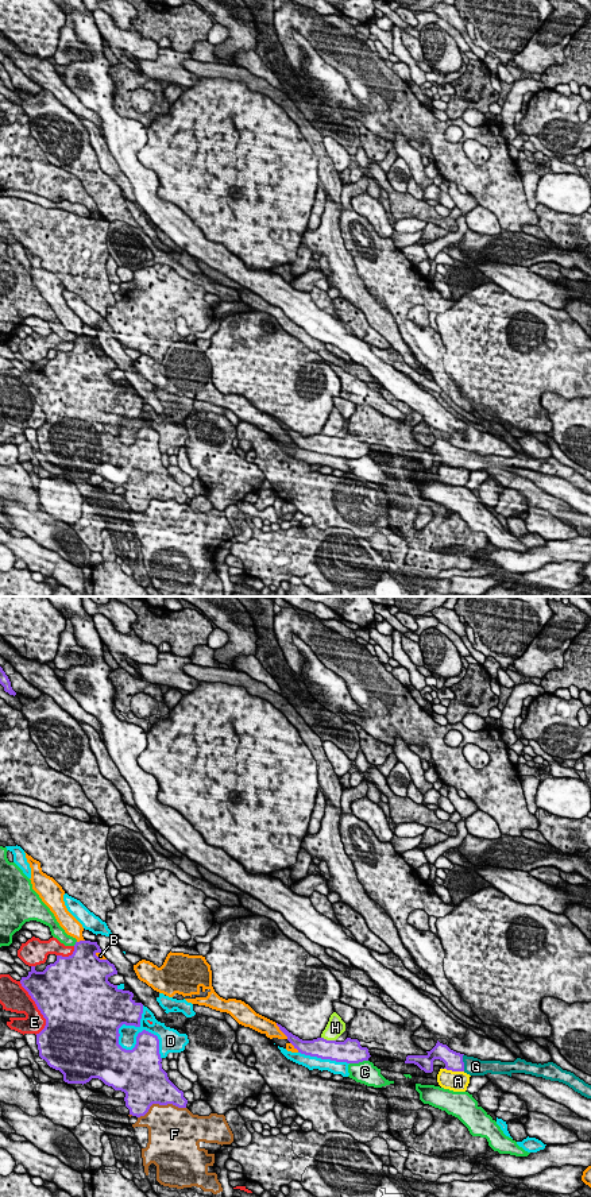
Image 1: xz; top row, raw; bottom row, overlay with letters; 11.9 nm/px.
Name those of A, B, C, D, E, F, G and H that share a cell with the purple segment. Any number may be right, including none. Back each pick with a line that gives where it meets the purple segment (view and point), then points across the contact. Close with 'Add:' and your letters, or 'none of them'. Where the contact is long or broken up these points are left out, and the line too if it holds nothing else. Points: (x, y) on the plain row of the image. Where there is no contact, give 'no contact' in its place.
G: meets purple in xz at (463, 458); runs through xz (454, 456), (463, 458), (472, 462)
Add: G

